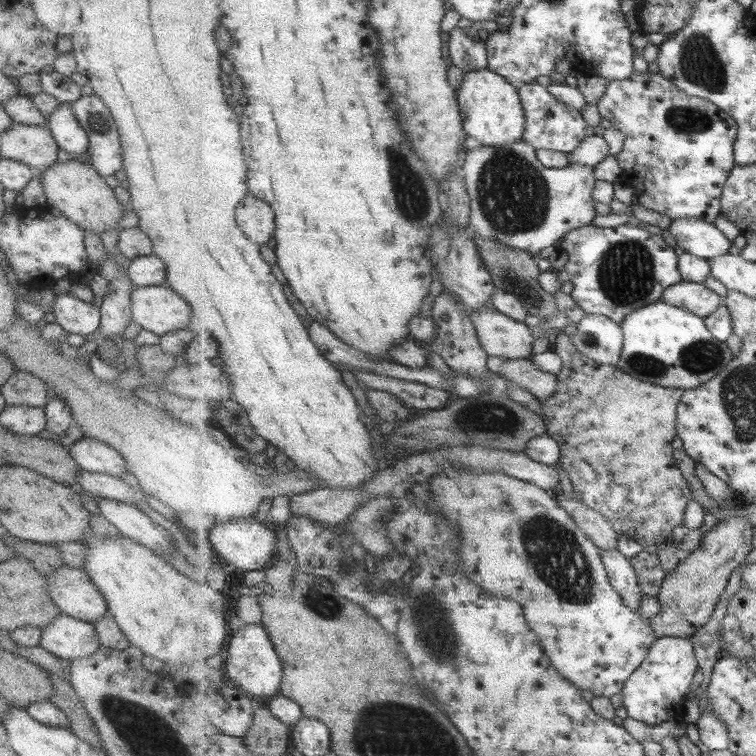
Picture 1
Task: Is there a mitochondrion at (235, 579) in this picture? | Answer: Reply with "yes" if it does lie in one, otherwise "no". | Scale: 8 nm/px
no

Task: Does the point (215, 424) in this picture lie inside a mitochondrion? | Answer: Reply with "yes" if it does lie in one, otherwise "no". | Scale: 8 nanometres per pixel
no

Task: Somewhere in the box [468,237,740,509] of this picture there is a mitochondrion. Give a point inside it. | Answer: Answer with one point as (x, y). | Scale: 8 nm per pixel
(703, 356)

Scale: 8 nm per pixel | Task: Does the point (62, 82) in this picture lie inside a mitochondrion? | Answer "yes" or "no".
no

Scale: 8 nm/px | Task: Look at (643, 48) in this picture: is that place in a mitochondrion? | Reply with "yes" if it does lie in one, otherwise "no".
no

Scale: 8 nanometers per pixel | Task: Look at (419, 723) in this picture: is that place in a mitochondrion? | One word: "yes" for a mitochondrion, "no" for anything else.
yes

